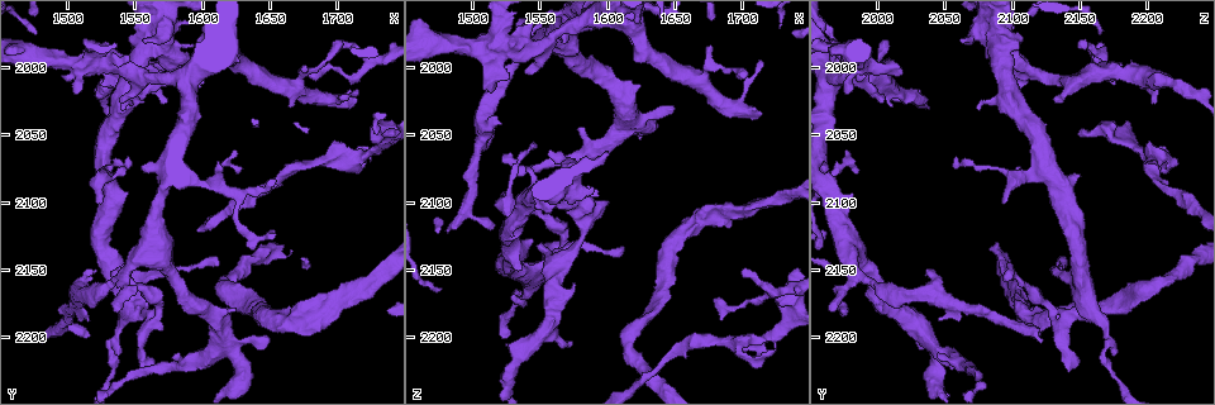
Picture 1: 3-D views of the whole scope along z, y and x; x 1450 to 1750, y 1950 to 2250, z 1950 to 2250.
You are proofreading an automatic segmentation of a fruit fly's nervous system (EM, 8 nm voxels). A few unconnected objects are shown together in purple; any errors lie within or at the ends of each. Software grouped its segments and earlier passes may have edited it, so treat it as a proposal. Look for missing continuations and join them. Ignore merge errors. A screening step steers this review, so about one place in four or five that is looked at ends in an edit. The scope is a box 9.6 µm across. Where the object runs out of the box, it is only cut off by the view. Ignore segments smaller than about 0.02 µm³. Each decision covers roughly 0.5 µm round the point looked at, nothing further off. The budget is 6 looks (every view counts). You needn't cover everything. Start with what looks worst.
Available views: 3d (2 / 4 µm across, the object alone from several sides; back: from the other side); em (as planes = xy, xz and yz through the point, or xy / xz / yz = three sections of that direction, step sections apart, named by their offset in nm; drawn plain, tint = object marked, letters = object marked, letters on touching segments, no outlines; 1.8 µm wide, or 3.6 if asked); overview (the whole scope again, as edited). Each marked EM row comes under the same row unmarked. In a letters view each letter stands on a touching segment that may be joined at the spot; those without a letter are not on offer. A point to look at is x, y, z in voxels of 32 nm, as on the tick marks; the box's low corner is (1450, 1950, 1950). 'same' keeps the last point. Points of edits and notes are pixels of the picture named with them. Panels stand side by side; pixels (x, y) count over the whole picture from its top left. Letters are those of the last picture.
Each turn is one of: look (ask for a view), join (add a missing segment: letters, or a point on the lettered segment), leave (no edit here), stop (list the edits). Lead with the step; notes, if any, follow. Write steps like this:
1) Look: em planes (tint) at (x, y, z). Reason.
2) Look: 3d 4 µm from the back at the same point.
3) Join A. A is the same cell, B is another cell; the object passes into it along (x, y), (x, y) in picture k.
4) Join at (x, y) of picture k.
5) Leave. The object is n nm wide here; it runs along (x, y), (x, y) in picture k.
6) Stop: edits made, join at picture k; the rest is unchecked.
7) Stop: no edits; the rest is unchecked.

Look: em xy step 8 (tint) at (1704, 1982, 2148). Branch stops here.

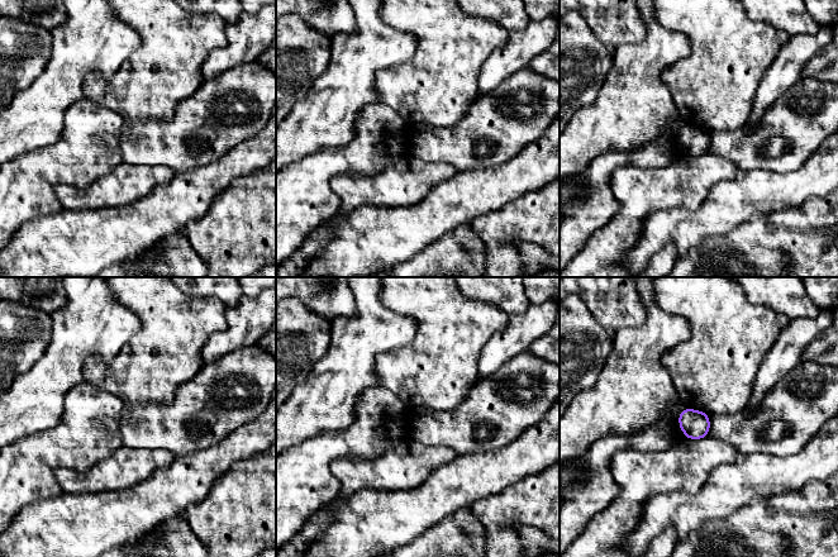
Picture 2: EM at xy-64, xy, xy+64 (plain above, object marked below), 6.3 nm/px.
Look: em planes (letters) at the same point.

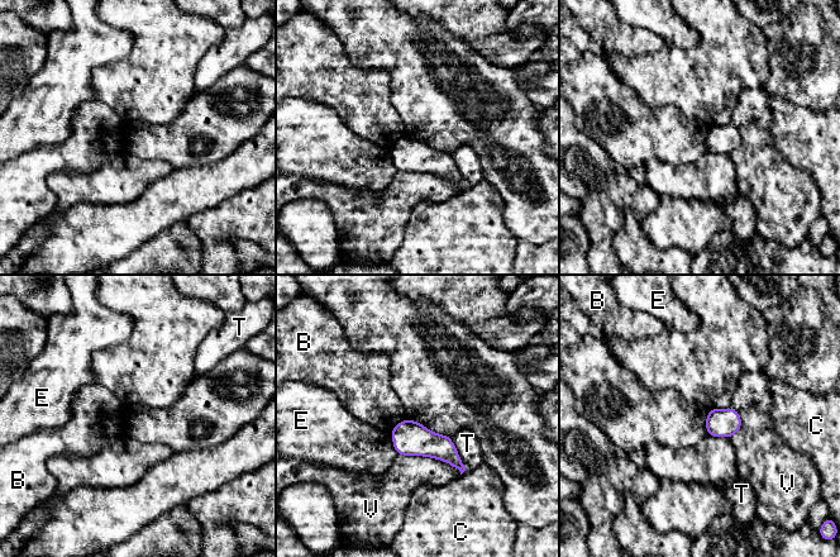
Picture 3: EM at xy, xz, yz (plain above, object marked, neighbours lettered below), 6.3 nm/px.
Leave. B, C, E, T and V are other cells; a border runs along (407, 418), (399, 422), (390, 432) in picture 3; none of them fits.

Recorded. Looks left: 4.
Look: 3d 2 µm at (1714, 2058, 2212). Branch stops here.

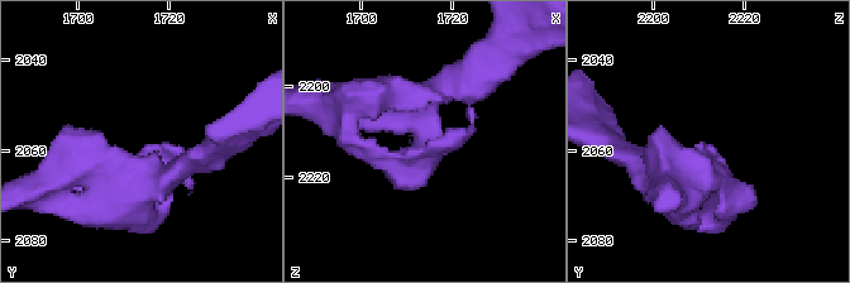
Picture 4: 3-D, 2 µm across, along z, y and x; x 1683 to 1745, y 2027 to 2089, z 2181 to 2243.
Look: em planes (letters) at (1715, 2058, 2214).

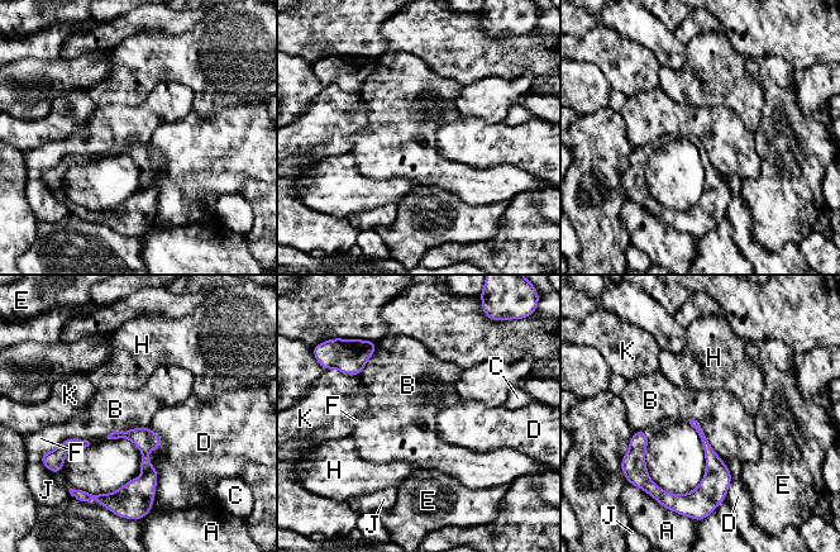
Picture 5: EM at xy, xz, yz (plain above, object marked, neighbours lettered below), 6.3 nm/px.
Leave. A, B, C, D, E, F, H, J and K are other cells; a border runs along (690, 419), (701, 426), (721, 460) in picture 5; no lettered segment goes on from it.

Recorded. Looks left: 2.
Look: 3d 4 µm at (1710, 2028, 2038). An open end.

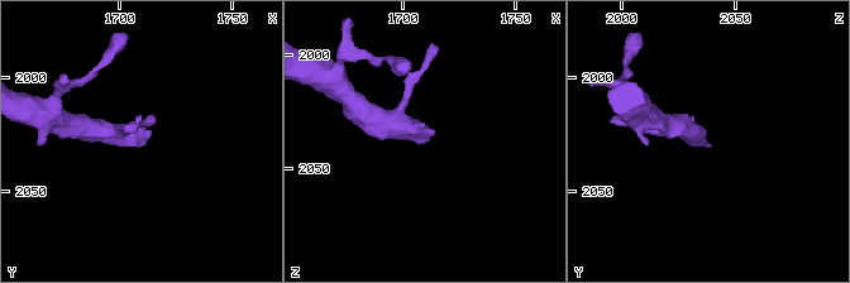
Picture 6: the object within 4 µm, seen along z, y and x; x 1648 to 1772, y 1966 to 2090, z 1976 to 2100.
Look: em planes (letters) at (1712, 2029, 2039).

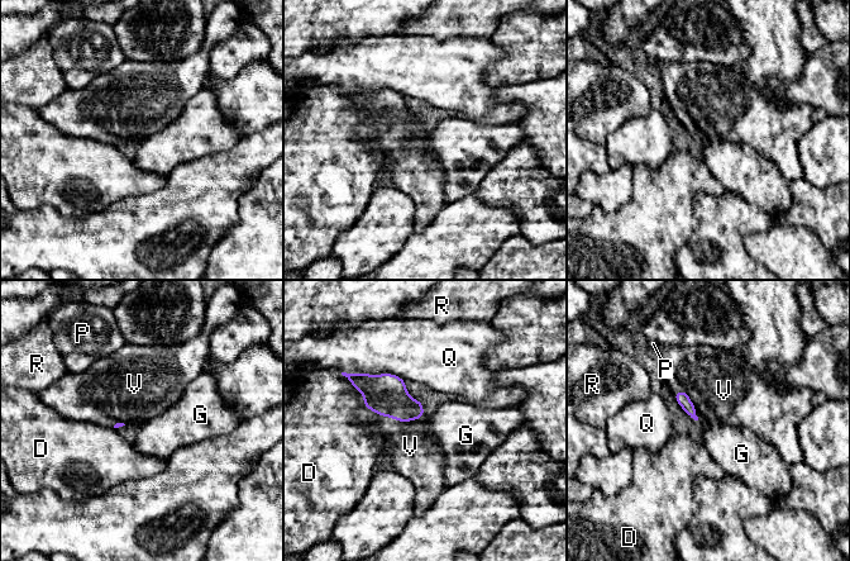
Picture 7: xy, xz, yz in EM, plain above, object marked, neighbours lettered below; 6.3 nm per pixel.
Join V. V is the same cell, D, G, P, Q and R are other cells; the object passes into it along (386, 394), (401, 421), (410, 446) in picture 7; the neuron continues.

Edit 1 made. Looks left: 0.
Stop: edits made, join at picture 7; the rest is unchecked.

